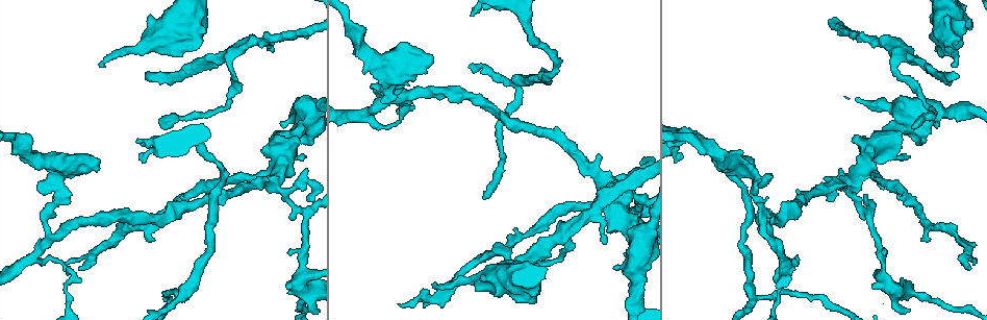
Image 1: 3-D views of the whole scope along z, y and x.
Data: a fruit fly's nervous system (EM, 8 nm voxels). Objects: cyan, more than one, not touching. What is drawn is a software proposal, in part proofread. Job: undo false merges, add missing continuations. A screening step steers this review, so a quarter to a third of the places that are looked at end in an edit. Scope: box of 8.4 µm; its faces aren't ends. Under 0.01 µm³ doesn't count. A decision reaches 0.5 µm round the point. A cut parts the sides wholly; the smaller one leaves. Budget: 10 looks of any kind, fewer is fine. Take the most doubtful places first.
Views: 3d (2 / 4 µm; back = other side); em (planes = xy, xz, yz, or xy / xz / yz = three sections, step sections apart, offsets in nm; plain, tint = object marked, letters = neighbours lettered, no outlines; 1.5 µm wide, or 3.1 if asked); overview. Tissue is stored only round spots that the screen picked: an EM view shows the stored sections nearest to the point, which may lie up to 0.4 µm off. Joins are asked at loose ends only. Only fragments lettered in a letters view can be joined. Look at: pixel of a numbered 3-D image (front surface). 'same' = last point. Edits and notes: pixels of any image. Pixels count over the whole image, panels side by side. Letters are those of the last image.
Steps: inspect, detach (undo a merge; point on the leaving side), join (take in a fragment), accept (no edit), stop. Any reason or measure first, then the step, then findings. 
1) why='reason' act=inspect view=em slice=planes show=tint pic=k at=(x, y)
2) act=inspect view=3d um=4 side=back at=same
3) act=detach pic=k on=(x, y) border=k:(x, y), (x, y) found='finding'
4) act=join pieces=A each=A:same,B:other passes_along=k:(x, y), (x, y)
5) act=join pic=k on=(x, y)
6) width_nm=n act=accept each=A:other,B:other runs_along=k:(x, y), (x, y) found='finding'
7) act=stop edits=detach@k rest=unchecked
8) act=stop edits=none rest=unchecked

why='sharp bend' act=inspect view=em slice=yz step=8 show=tint pic=1 at=(302, 270)

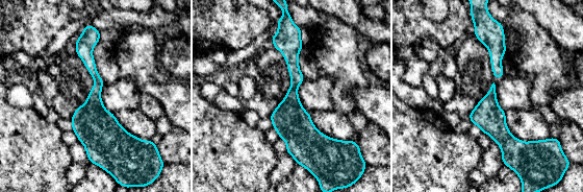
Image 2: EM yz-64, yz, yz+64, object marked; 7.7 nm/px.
act=inspect view=em slice=planes show=tint at=same

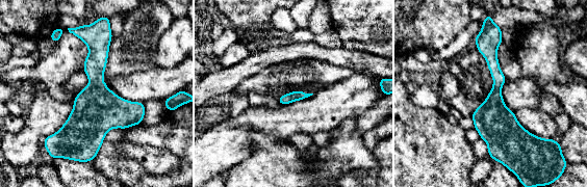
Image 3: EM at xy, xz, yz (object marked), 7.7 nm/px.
act=inspect view=em slice=planes show=letters at=same

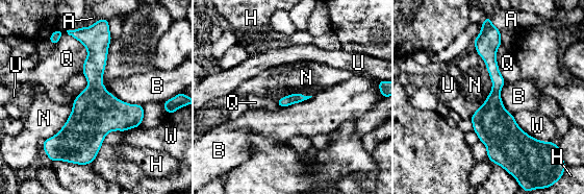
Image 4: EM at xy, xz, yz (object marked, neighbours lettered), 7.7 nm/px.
width_nm=80 act=accept each=A:other,B:other,H:other,N:other,Q:other,U:other,W:other found='one neuron here'

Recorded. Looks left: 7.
why='thin end' act=inspect view=3d um=2 pic=1 at=(605, 242)

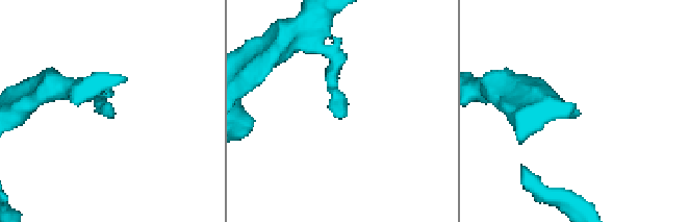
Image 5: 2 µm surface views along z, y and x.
why='now the EM' act=inspect view=em slice=planes show=letters pic=5 at=(107, 112)

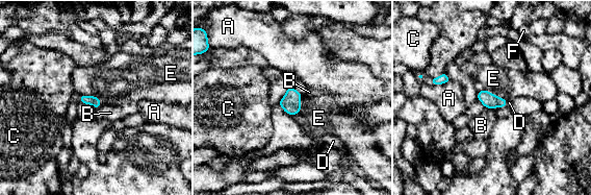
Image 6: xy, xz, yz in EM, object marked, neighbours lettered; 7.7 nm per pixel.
act=join pieces=D each=A:other,B:other,C:other,D:same,E:other,F:other passes_along=6:(290, 102), (296, 114), (300, 118) found='the neuron continues'

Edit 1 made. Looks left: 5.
act=inspect view=overview

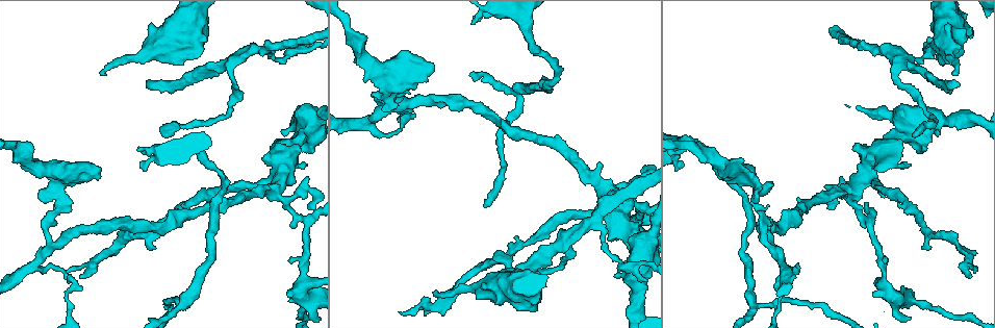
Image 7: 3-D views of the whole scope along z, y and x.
why='stops while still wide' act=inspect view=em slice=planes show=letters pic=7 at=(741, 157)

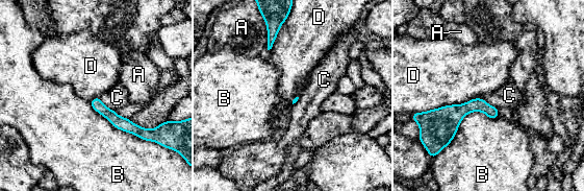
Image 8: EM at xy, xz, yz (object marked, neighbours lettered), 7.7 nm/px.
act=accept each=A:other,B:other,C:other,D:other border=8:(480, 97), (428, 111) found='none of them fits'

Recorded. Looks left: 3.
why='a narrow waist' act=inspect view=3d um=4 side=back pic=7 at=(501, 157)

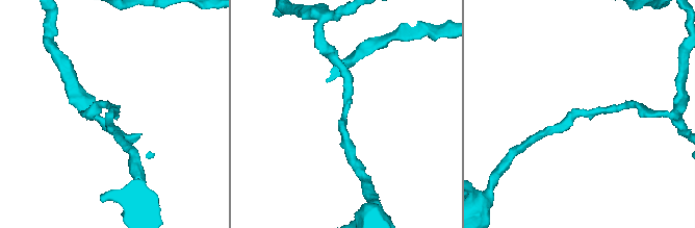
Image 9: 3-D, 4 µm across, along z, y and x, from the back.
act=inspect view=em slice=xz step=8 show=tint pic=9 at=(346, 116)

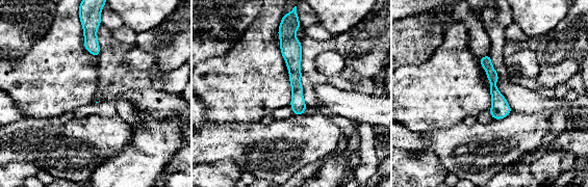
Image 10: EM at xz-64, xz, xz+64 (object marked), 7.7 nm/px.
act=inspect view=em slice=yz step=4 show=letters at=same

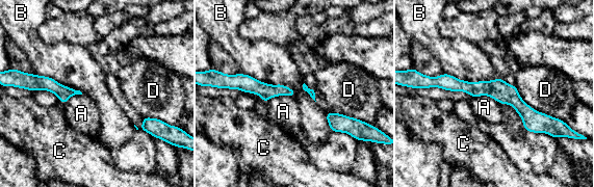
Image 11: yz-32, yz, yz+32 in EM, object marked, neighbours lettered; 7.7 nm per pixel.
longest_contact=B:480nm act=accept each=A:other,B:other,C:other,D:other found='continuous, no second neuron'

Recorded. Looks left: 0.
act=stop edits=join@6 rest=unchecked

